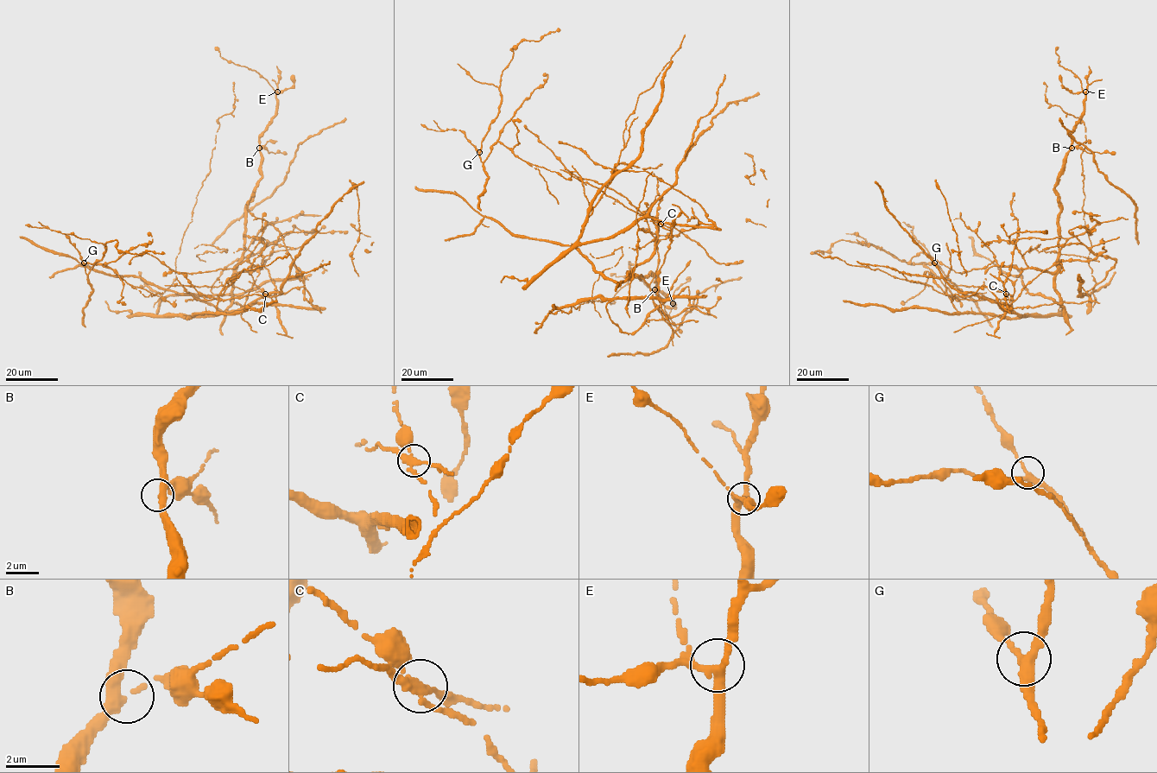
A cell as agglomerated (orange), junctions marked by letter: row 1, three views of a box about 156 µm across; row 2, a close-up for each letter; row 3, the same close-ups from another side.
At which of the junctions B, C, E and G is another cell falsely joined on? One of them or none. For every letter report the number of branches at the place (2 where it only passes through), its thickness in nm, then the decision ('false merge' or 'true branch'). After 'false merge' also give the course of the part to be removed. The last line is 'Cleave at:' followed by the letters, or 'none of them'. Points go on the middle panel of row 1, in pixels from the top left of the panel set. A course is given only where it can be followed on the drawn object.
B: branches 3; calibre 320 nm; true branch
C: branches 3; calibre 300 nm; false merge; course (660, 224), (569, 173), (580, 176), (593, 207), (613, 177), (637, 98), (653, 85), (685, 34)
E: branches 3; calibre 320 nm; true branch
G: branches 3; calibre 280 nm; true branch
Cleave at: C

